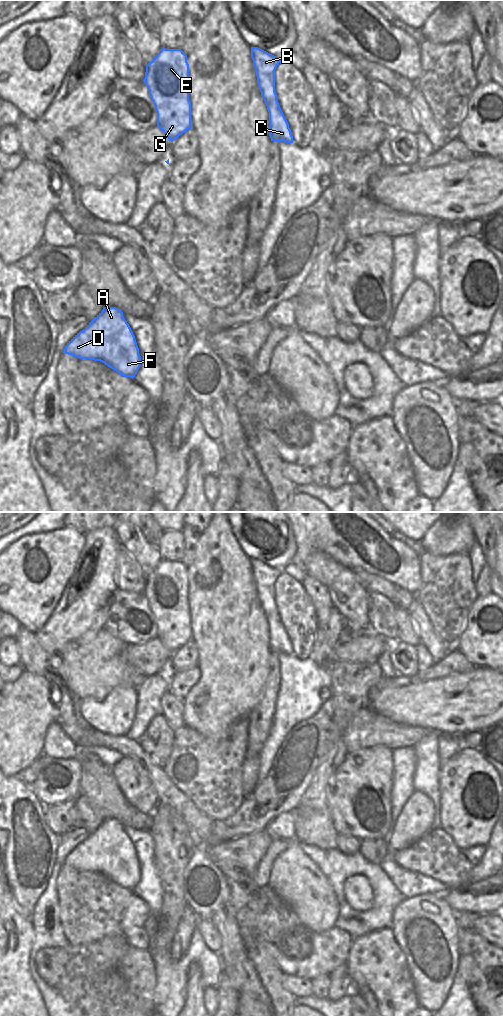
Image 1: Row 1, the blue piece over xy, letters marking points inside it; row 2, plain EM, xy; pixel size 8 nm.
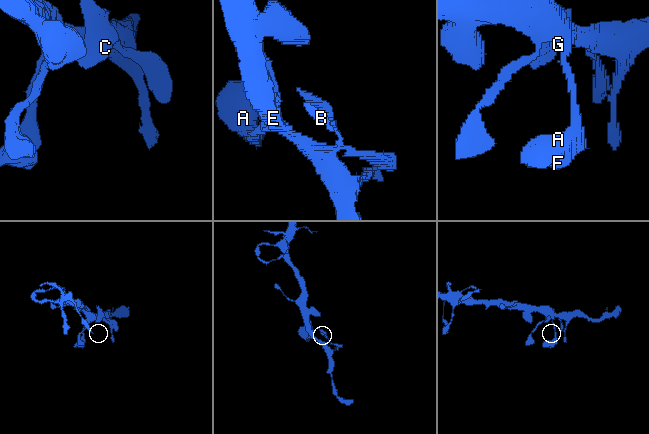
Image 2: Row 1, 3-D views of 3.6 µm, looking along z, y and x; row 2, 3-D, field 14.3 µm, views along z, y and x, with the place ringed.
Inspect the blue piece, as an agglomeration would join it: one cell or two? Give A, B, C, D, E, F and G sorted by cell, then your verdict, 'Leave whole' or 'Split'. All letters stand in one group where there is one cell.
Groups: A B C D E F G. Leave whole

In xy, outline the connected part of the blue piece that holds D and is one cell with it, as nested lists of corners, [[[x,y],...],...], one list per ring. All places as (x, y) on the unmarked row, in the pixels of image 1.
[[[116,819],[103,822],[65,858],[63,865],[100,873],[124,889],[134,890],[141,878],[135,848]]]

